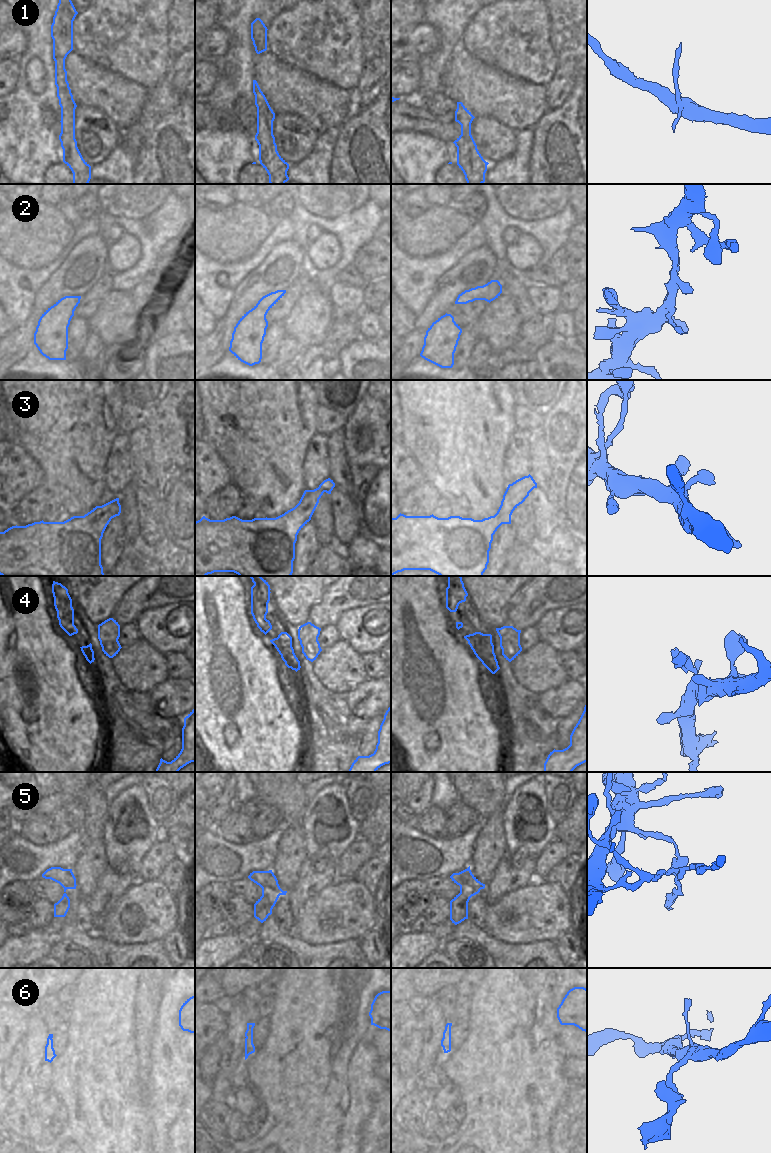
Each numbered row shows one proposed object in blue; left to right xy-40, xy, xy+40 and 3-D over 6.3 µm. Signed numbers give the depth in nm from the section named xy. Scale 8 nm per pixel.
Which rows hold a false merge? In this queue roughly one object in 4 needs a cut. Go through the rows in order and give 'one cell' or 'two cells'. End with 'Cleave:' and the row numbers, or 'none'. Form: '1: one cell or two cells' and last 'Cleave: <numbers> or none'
1: one cell
2: one cell
3: one cell
4: one cell
5: two cells
6: two cells
Cleave: 5, 6

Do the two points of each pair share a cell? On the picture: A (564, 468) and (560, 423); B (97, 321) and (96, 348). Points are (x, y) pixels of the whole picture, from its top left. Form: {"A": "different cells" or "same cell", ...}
{"A": "same cell", "B": "different cells"}

